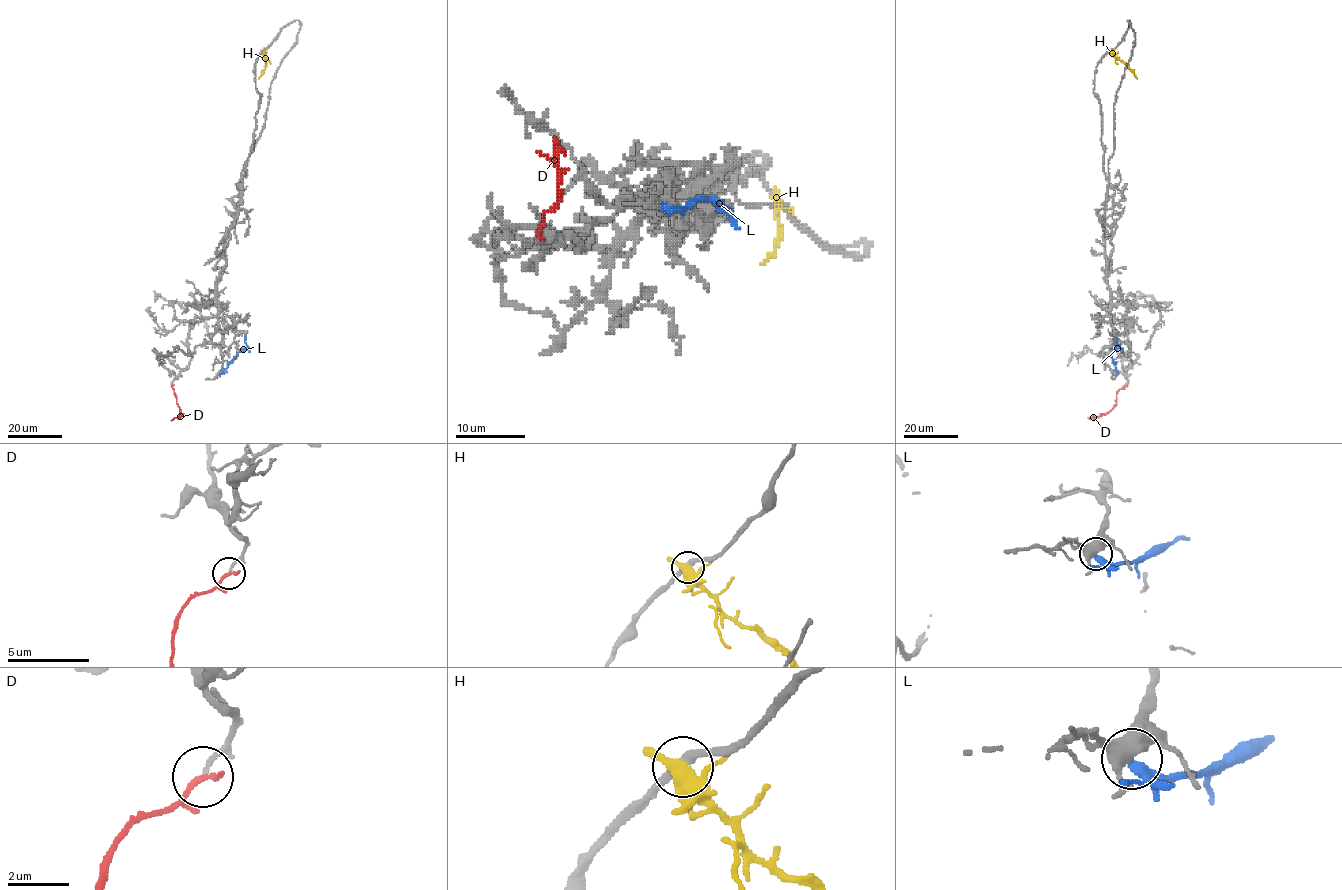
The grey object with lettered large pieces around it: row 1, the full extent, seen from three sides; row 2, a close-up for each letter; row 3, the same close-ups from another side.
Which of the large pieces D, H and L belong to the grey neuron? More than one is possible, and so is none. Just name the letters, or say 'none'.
D

